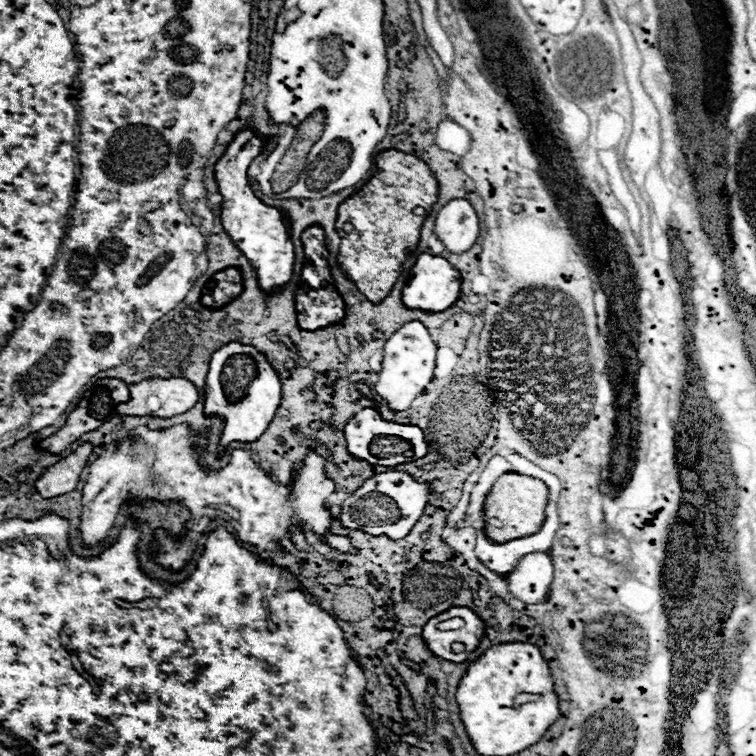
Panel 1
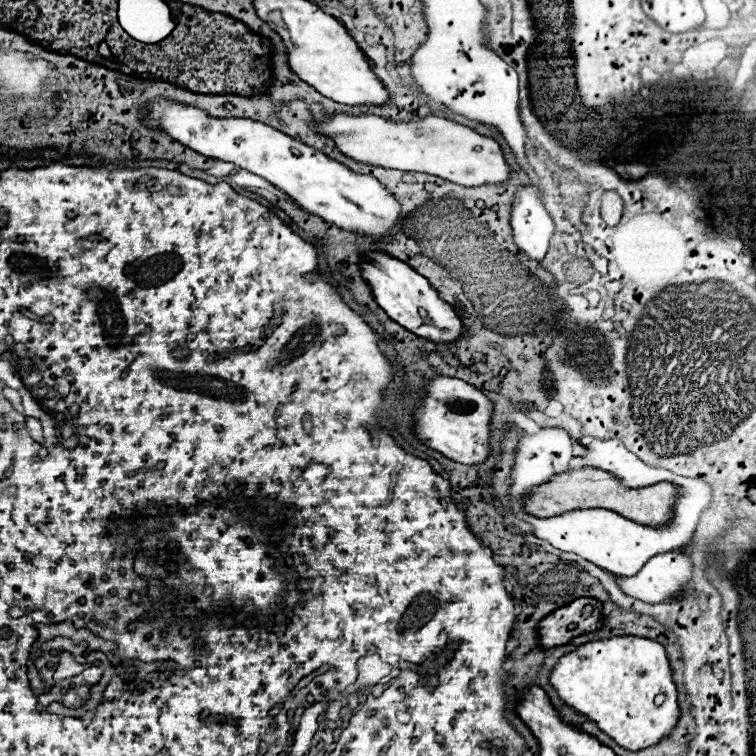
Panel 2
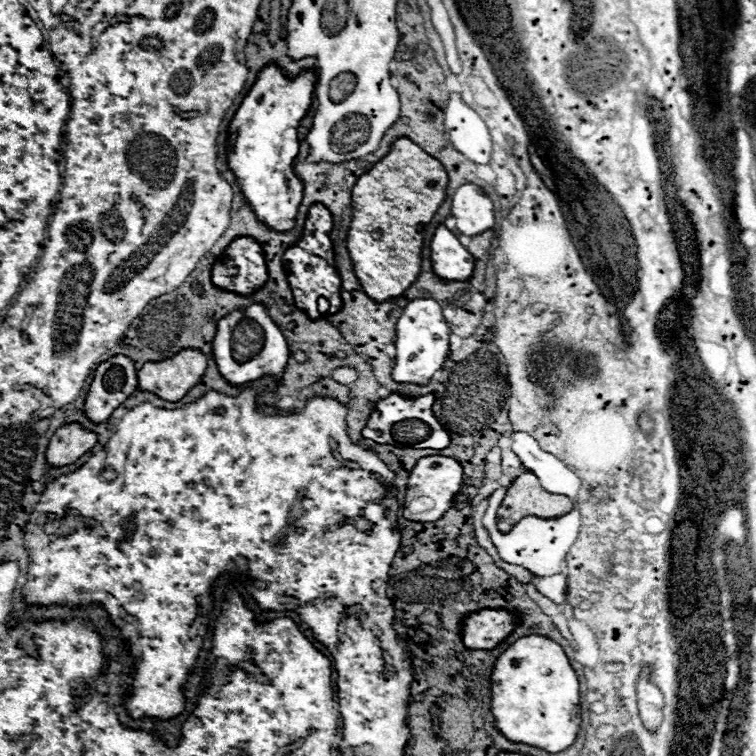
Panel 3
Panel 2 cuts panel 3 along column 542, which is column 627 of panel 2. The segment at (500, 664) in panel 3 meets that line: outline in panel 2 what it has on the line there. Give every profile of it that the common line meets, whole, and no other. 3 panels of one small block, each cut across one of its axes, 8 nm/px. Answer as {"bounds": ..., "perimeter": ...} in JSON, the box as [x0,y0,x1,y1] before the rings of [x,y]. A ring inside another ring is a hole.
{"bounds":[550,636,680,752],"perimeter":[[[618,636],[578,646],[554,664],[550,684],[564,704],[596,722],[604,734],[630,752],[658,744],[672,732],[680,716],[664,646],[640,636]],[[658,694],[664,694],[662,704],[656,704]]]}

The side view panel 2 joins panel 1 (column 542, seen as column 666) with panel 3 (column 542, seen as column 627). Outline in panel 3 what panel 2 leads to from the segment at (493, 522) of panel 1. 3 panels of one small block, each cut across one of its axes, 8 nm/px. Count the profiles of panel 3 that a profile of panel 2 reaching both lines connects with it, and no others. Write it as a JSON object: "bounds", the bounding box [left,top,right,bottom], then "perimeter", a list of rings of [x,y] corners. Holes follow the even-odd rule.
{"bounds":[498,472,574,532],"perimeter":[[[524,472],[512,482],[498,508],[498,530],[510,532],[516,522],[530,514],[554,518],[568,514],[570,510],[574,510],[574,502],[568,496],[546,492],[534,474]]]}

